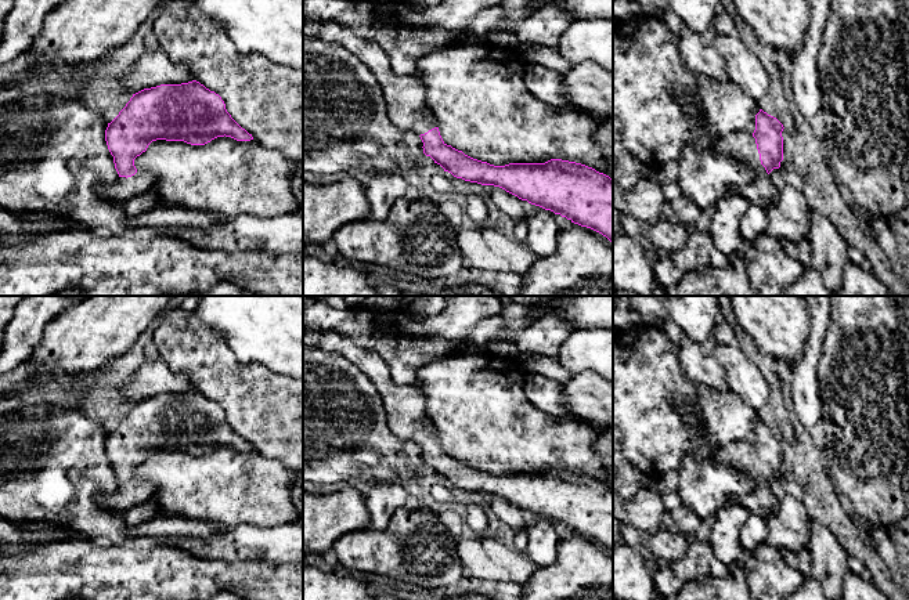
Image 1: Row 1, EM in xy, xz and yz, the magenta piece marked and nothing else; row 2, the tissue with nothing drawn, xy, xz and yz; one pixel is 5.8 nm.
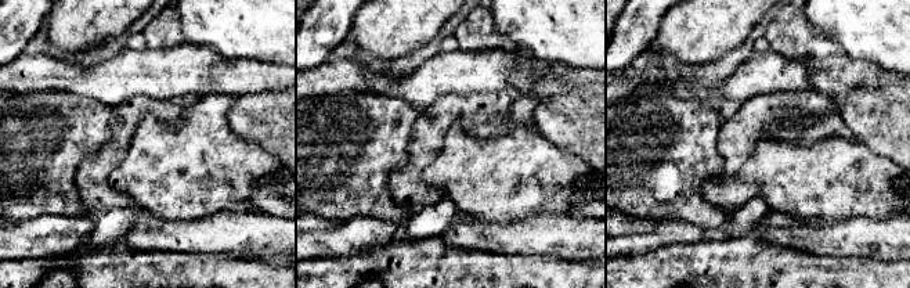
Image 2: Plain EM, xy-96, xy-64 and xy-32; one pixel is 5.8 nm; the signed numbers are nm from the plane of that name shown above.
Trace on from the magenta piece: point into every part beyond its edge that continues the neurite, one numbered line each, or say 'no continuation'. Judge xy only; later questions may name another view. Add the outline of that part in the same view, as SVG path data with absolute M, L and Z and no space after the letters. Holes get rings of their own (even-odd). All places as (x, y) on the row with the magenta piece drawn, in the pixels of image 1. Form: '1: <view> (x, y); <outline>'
1: xy (123, 190); M137 170L131 177L118 177L112 185L98 188L98 194L105 199L123 205L134 196L151 191L156 177L151 173Z

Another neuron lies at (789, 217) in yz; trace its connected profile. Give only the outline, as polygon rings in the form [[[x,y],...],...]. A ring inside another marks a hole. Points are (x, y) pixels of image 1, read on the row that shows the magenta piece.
[[[780,162],[771,180],[778,189],[778,200],[766,206],[766,232],[779,239],[800,242],[811,228],[811,207],[805,198],[804,178],[794,165]]]

